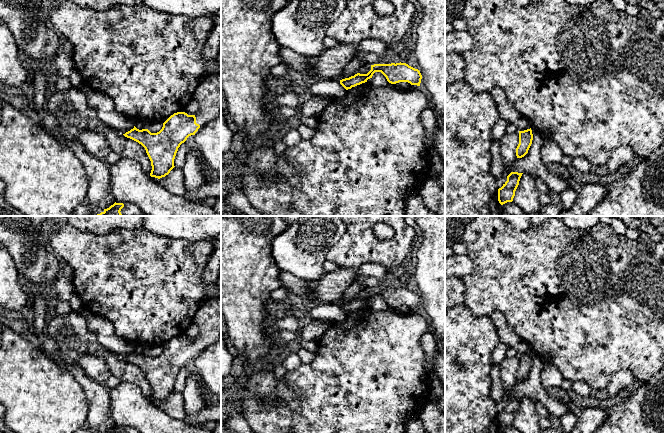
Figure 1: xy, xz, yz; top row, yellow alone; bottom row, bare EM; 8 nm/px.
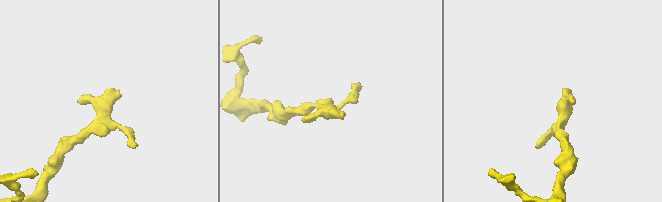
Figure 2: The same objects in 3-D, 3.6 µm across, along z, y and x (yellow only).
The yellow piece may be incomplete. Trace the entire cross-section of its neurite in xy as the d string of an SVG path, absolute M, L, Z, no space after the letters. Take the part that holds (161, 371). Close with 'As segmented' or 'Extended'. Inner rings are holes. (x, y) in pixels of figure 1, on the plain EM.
M221 298L207 299L198 309L193 322L199 327L200 333L195 339L188 339L185 336L177 336L171 339L164 347L162 353L157 357L151 357L148 353L139 354L135 350L123 358L141 368L151 385L151 401L162 402L170 397L175 391L174 383L178 372L191 359L195 359L198 353L213 344L221 337Z. Extended

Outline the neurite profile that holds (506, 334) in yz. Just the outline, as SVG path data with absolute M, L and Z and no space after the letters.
M498 311L490 314L490 318L495 325L500 342L517 350L518 356L531 352L531 348L525 343L508 325L505 316Z

